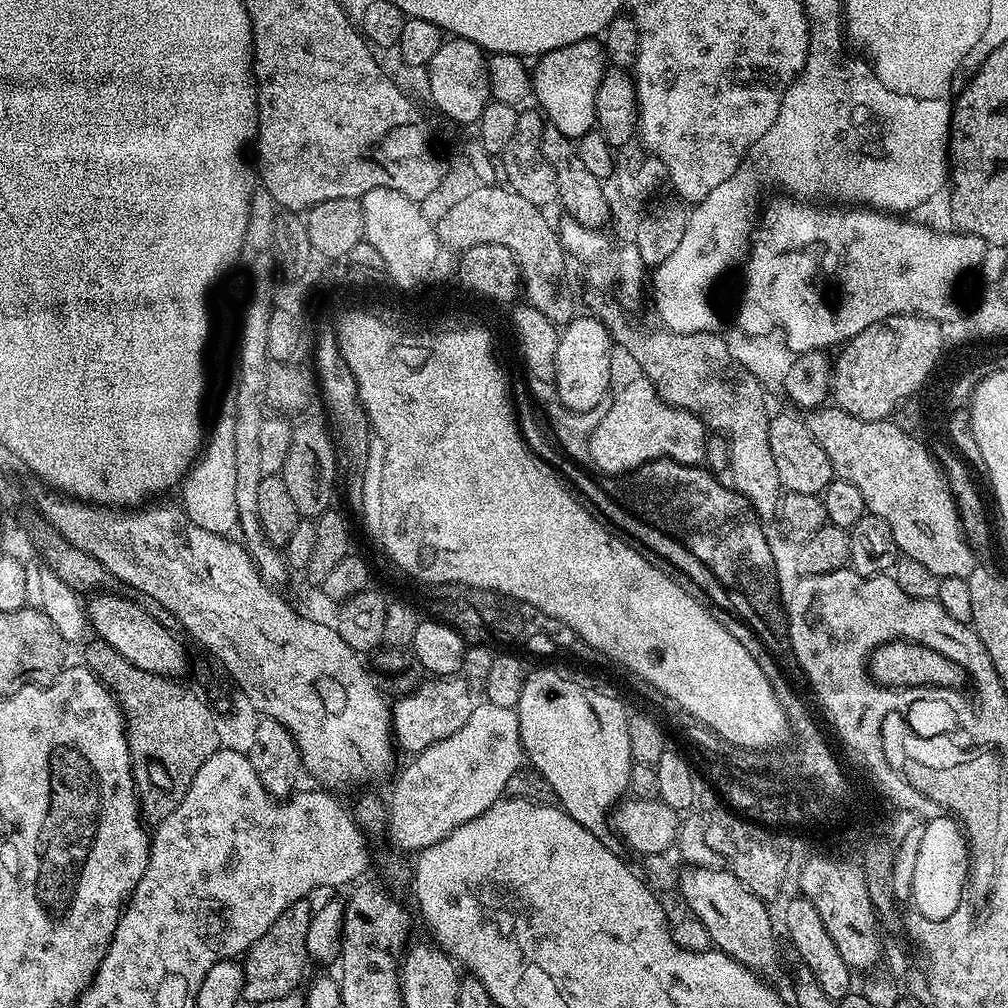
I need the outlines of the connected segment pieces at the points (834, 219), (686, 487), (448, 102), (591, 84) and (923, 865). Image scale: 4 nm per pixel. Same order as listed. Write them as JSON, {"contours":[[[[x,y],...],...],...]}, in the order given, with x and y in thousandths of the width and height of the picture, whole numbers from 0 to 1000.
{"contours":[[[[794,196],[776,197],[778,198],[764,199],[759,206],[757,203],[756,209],[753,211],[752,221],[749,223],[745,242],[736,262],[738,265],[738,291],[735,292],[734,303],[730,306],[729,324],[744,333],[764,332],[771,329],[777,334],[784,348],[789,351],[821,347],[824,346],[824,341],[836,342],[847,335],[850,326],[881,310],[904,307],[905,309],[924,311],[925,315],[946,314],[948,306],[944,303],[944,297],[941,297],[941,283],[944,282],[945,275],[949,270],[952,270],[952,267],[959,266],[970,257],[977,257],[982,250],[981,243],[977,242],[974,236],[961,234],[960,231],[951,228],[926,229],[908,217],[898,216],[893,212],[882,212],[860,204],[814,204],[813,201],[799,200]]],[[[661,455],[643,456],[637,462],[628,464],[626,468],[600,471],[597,479],[601,490],[605,490],[609,498],[613,498],[618,504],[622,504],[624,508],[653,526],[665,530],[673,538],[677,538],[677,542],[681,542],[681,546],[685,546],[685,550],[688,550],[688,554],[692,554],[692,558],[696,558],[696,562],[700,562],[704,569],[712,573],[712,577],[722,584],[727,596],[738,602],[747,625],[754,630],[753,638],[757,642],[762,643],[770,653],[786,651],[780,595],[776,587],[774,591],[770,552],[766,549],[766,540],[762,537],[757,522],[754,521],[757,520],[755,513],[750,511],[746,499],[736,489],[719,479],[713,471],[706,471],[698,462]]],[[[441,39],[435,54],[431,54],[431,58],[427,58],[427,62],[423,64],[424,71],[425,91],[429,94],[434,109],[456,123],[471,124],[476,118],[478,109],[486,101],[484,64],[480,49],[465,40]]],[[[591,38],[569,42],[565,46],[546,50],[531,63],[527,68],[528,95],[536,102],[535,110],[542,116],[543,122],[566,137],[574,137],[588,130],[591,127],[593,81],[597,81],[601,66],[598,43]]],[[[938,809],[921,813],[915,819],[916,827],[909,850],[903,864],[903,881],[908,906],[920,914],[938,914],[948,909],[959,884],[963,866],[963,853],[960,847],[959,830],[955,820],[947,811]]]]}

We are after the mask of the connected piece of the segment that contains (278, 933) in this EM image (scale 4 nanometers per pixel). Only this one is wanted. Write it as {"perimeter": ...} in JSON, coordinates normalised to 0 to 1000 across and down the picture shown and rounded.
{"perimeter":[[[305,892],[297,893],[288,898],[248,938],[241,949],[242,957],[242,986],[241,991],[247,992],[250,998],[256,998],[260,994],[268,994],[272,990],[284,990],[295,983],[298,971],[302,968],[302,955],[307,955],[308,949],[304,942],[304,923],[308,923],[308,915],[312,908],[311,898],[306,898]]]}

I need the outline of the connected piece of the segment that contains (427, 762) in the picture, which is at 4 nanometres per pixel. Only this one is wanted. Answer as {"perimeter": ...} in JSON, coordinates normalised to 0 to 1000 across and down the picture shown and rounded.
{"perimeter":[[[483,696],[473,697],[468,703],[466,712],[462,712],[458,724],[450,724],[446,732],[438,732],[438,736],[431,736],[423,744],[412,747],[409,754],[397,766],[393,779],[389,782],[389,791],[384,791],[385,806],[384,832],[394,837],[401,847],[416,847],[421,841],[438,835],[454,819],[474,812],[493,794],[501,789],[500,781],[506,776],[506,768],[510,768],[521,757],[520,741],[516,735],[516,721],[511,702],[490,700]]]}

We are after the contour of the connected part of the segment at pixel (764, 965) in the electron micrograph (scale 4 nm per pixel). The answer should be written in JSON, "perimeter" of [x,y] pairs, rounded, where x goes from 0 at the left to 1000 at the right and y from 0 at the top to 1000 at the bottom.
{"perimeter":[[[680,860],[673,869],[675,889],[684,901],[682,904],[703,924],[705,936],[713,943],[747,964],[759,966],[770,956],[770,925],[766,922],[763,898],[746,886],[721,860],[714,860]]]}

